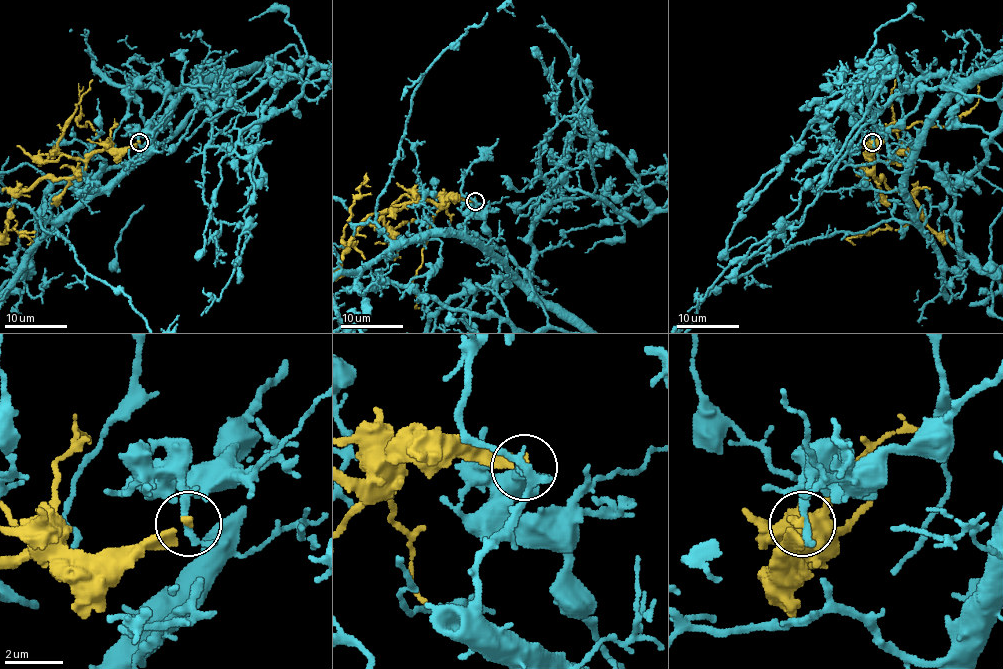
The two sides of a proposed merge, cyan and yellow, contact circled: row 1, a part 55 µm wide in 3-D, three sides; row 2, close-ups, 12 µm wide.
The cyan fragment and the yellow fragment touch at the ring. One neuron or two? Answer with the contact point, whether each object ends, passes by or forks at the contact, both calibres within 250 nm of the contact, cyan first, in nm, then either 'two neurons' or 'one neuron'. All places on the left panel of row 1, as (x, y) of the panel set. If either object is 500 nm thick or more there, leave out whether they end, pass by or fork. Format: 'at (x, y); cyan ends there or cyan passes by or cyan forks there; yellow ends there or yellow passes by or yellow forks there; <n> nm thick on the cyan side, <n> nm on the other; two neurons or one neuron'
at (139, 142); cyan passes by; yellow ends there; 220 nm thick on the cyan side, 200 nm on the other; two neurons

